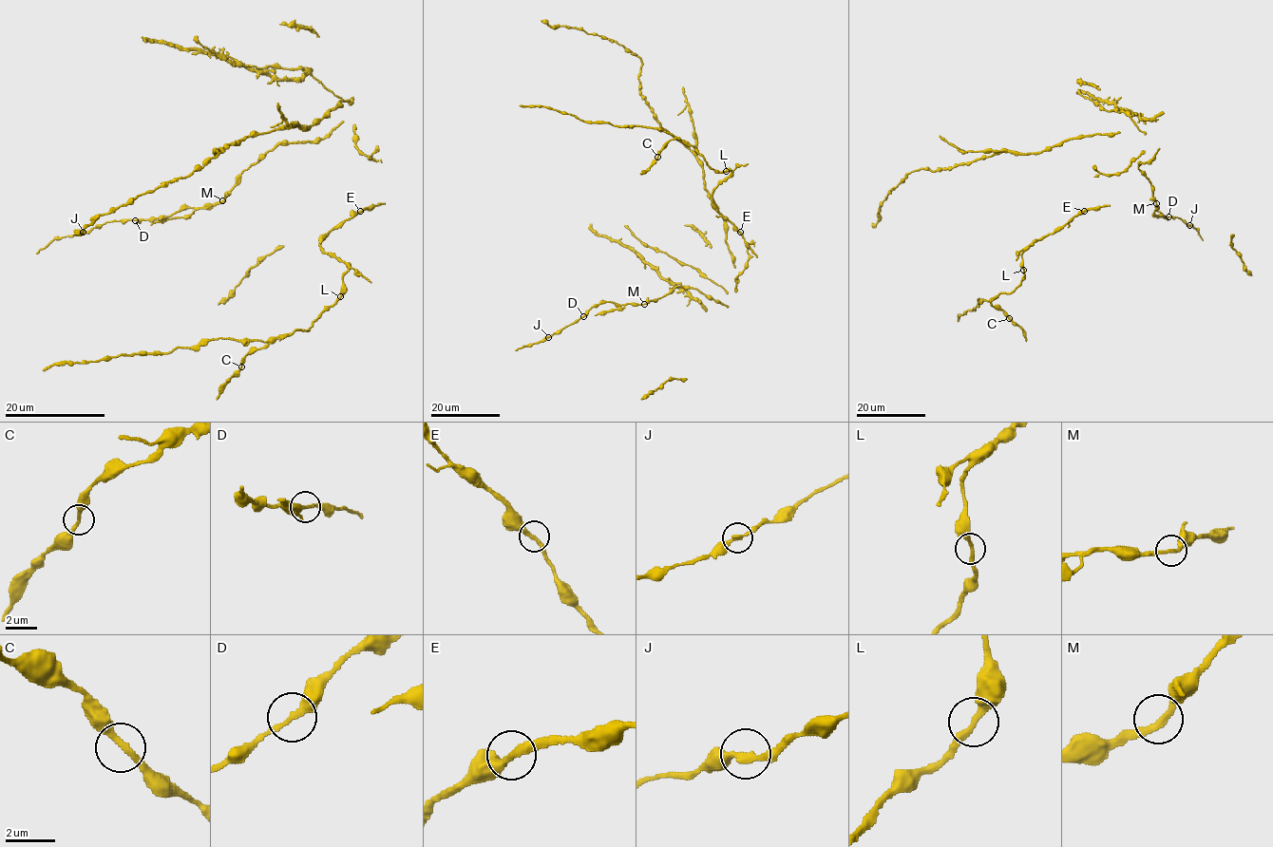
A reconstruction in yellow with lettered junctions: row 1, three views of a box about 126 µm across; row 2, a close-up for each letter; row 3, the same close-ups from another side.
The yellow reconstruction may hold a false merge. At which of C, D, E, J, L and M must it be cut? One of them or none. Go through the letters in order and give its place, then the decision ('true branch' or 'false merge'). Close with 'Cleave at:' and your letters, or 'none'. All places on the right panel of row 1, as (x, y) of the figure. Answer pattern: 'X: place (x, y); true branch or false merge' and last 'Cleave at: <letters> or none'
C: place (1009, 318); true branch
D: place (1168, 216); true branch
E: place (1084, 211); true branch
J: place (1189, 225); true branch
L: place (1023, 270); true branch
M: place (1156, 203); true branch
Cleave at: none

